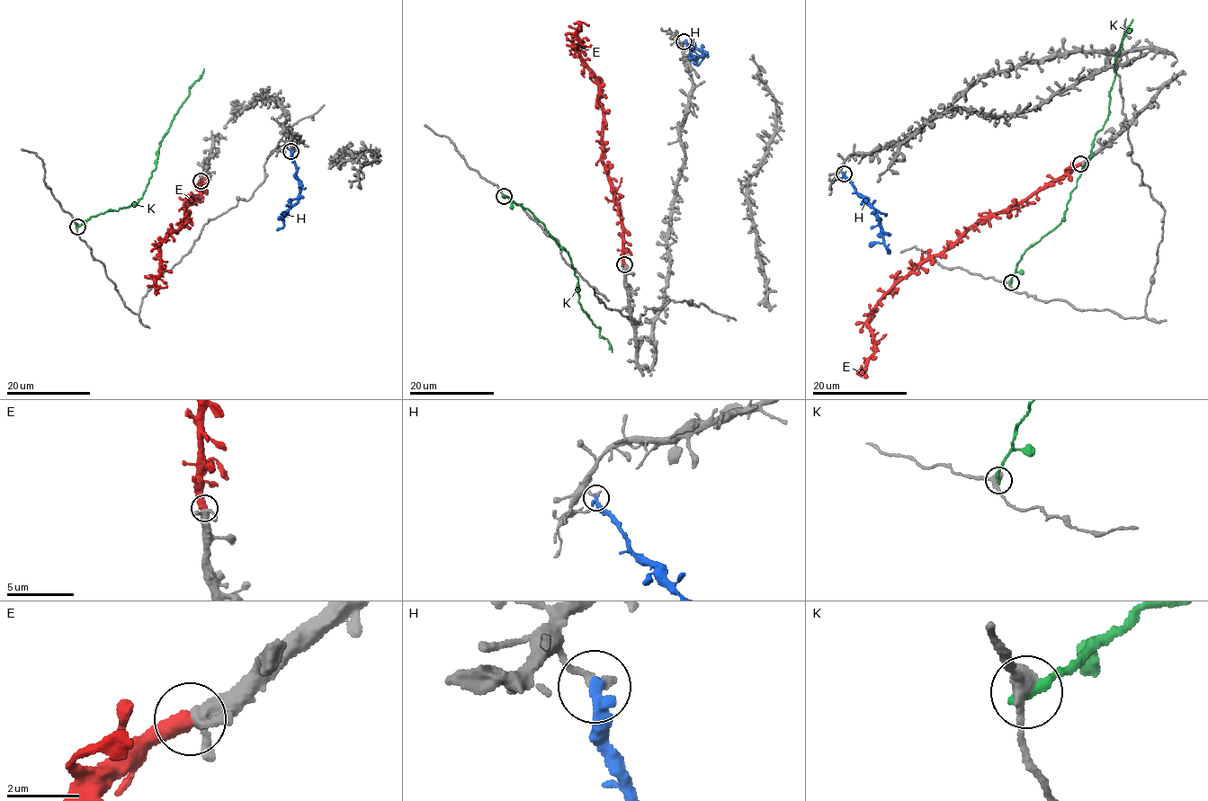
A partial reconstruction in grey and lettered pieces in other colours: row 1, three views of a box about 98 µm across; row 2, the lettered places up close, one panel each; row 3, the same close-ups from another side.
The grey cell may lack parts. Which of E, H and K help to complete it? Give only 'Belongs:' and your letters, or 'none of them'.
Belongs: E

